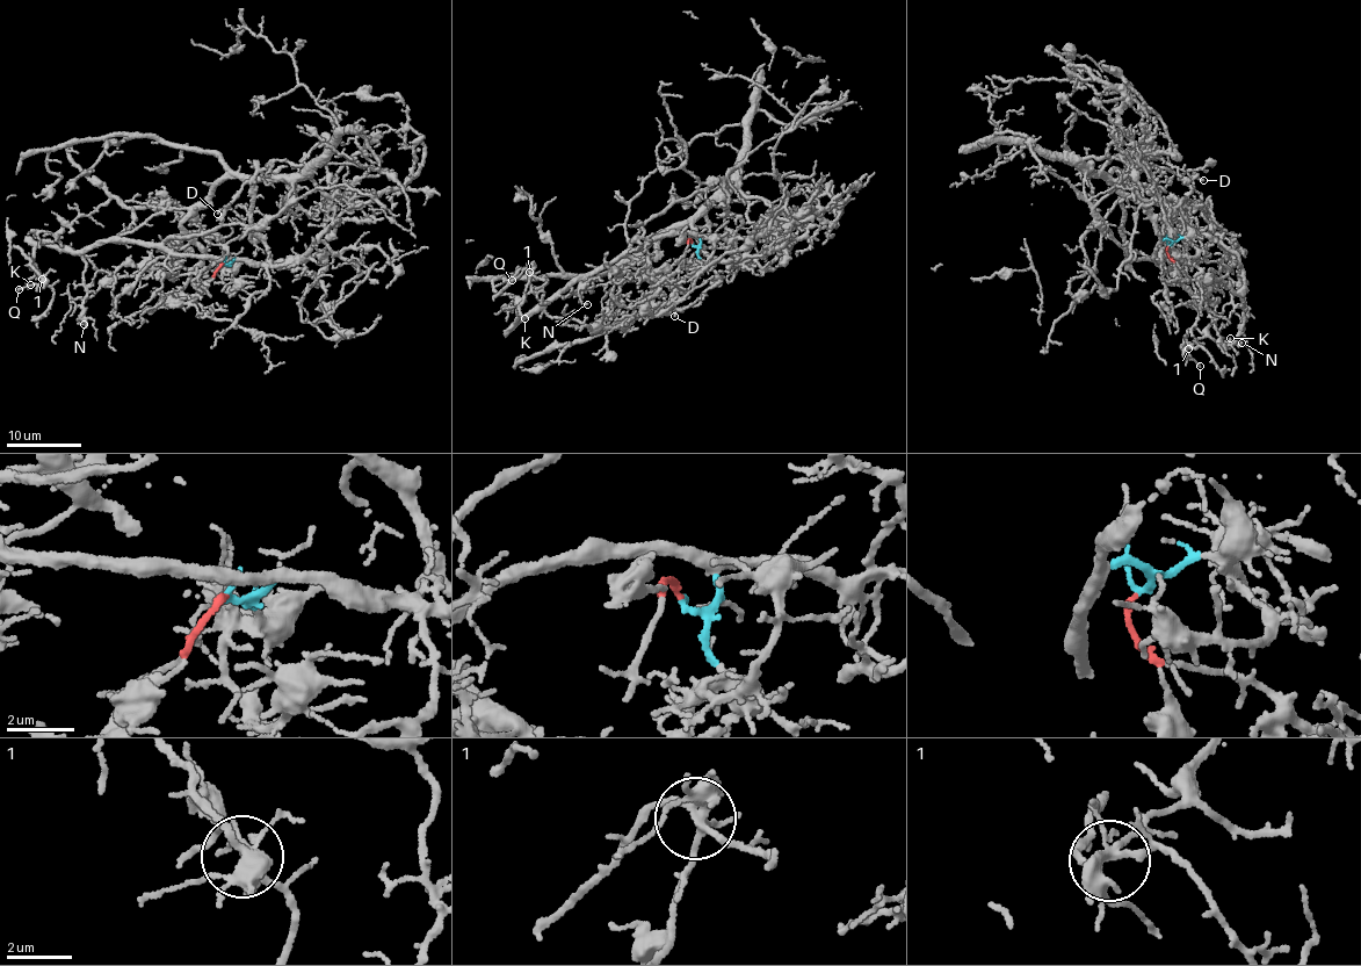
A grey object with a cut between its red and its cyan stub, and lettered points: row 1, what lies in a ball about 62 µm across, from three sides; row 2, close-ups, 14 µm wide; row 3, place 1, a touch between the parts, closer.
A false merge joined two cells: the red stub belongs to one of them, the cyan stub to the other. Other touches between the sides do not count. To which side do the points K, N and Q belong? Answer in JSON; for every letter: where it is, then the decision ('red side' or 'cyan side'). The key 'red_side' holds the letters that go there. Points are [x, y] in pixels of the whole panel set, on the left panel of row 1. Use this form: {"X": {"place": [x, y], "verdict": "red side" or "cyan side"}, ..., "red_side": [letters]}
{"K": {"place": [30, 285], "verdict": "cyan side"}, "N": {"place": [84, 324], "verdict": "cyan side"}, "Q": {"place": [19, 289], "verdict": "cyan side"}, "red_side": []}

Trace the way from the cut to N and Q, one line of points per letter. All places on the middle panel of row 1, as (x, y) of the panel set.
N: (692, 243), (701, 240), (697, 236), (653, 236), (560, 294), (578, 288), (587, 304)
Q: (692, 243), (701, 240), (697, 236), (653, 236), (541, 301), (518, 322), (529, 268), (512, 281)

